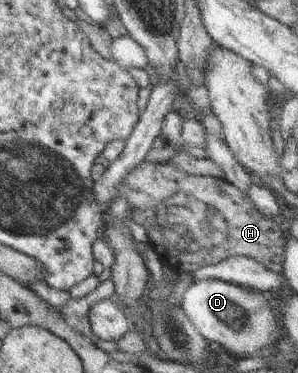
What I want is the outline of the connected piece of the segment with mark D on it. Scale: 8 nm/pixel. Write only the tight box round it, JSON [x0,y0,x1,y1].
[180,279,281,357]

